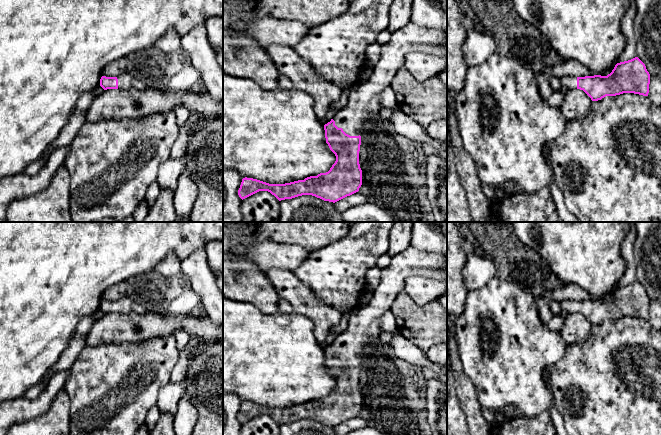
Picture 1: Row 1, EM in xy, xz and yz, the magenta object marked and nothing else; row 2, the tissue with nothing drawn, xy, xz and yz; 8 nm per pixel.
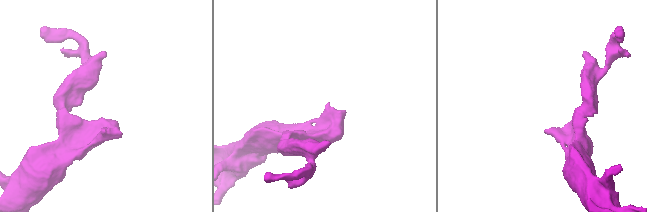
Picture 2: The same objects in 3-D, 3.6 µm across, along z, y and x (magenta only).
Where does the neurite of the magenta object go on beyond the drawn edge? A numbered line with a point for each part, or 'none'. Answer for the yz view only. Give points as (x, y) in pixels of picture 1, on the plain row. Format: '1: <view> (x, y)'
1: yz (570, 306)

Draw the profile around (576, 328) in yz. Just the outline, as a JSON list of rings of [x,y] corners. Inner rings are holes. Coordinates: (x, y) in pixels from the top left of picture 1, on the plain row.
[[[568,313],[560,333],[567,345],[581,344],[589,337],[591,328],[591,322],[583,314]]]

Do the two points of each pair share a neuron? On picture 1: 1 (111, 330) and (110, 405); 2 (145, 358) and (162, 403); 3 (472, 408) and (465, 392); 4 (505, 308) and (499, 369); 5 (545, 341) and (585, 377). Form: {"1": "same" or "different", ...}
{"1": "different", "2": "different", "3": "same", "4": "same", "5": "different"}

